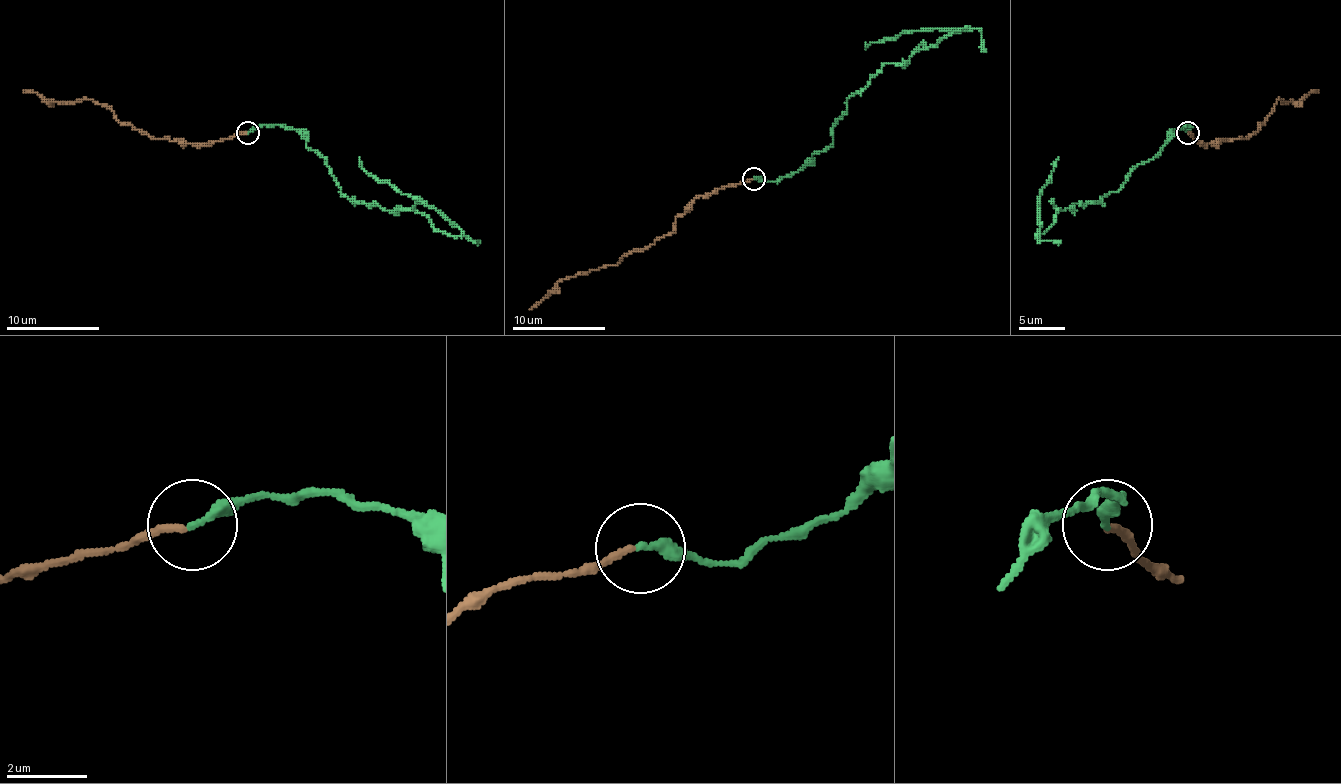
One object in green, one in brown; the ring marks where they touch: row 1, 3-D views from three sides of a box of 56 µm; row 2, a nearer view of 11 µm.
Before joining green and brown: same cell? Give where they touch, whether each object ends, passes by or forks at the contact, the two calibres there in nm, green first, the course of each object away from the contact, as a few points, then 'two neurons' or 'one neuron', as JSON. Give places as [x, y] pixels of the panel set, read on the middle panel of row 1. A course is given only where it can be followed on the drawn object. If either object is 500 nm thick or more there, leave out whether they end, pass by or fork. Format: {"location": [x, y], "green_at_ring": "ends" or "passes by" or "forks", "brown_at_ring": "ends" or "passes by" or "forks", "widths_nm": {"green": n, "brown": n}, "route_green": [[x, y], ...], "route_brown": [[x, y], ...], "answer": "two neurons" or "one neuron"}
{"location": [753, 179], "green_at_ring": "ends", "brown_at_ring": "ends", "widths_nm": {"green": 280, "brown": 150}, "route_green": [[754, 179], [798, 172], [833, 142], [851, 96], [886, 63], [905, 63], [967, 28], [902, 31], [865, 49]], "route_brown": [[752, 179], [698, 195], [675, 219], [675, 228], [636, 251], [629, 251], [615, 265], [562, 279], [529, 309]], "answer": "two neurons"}

